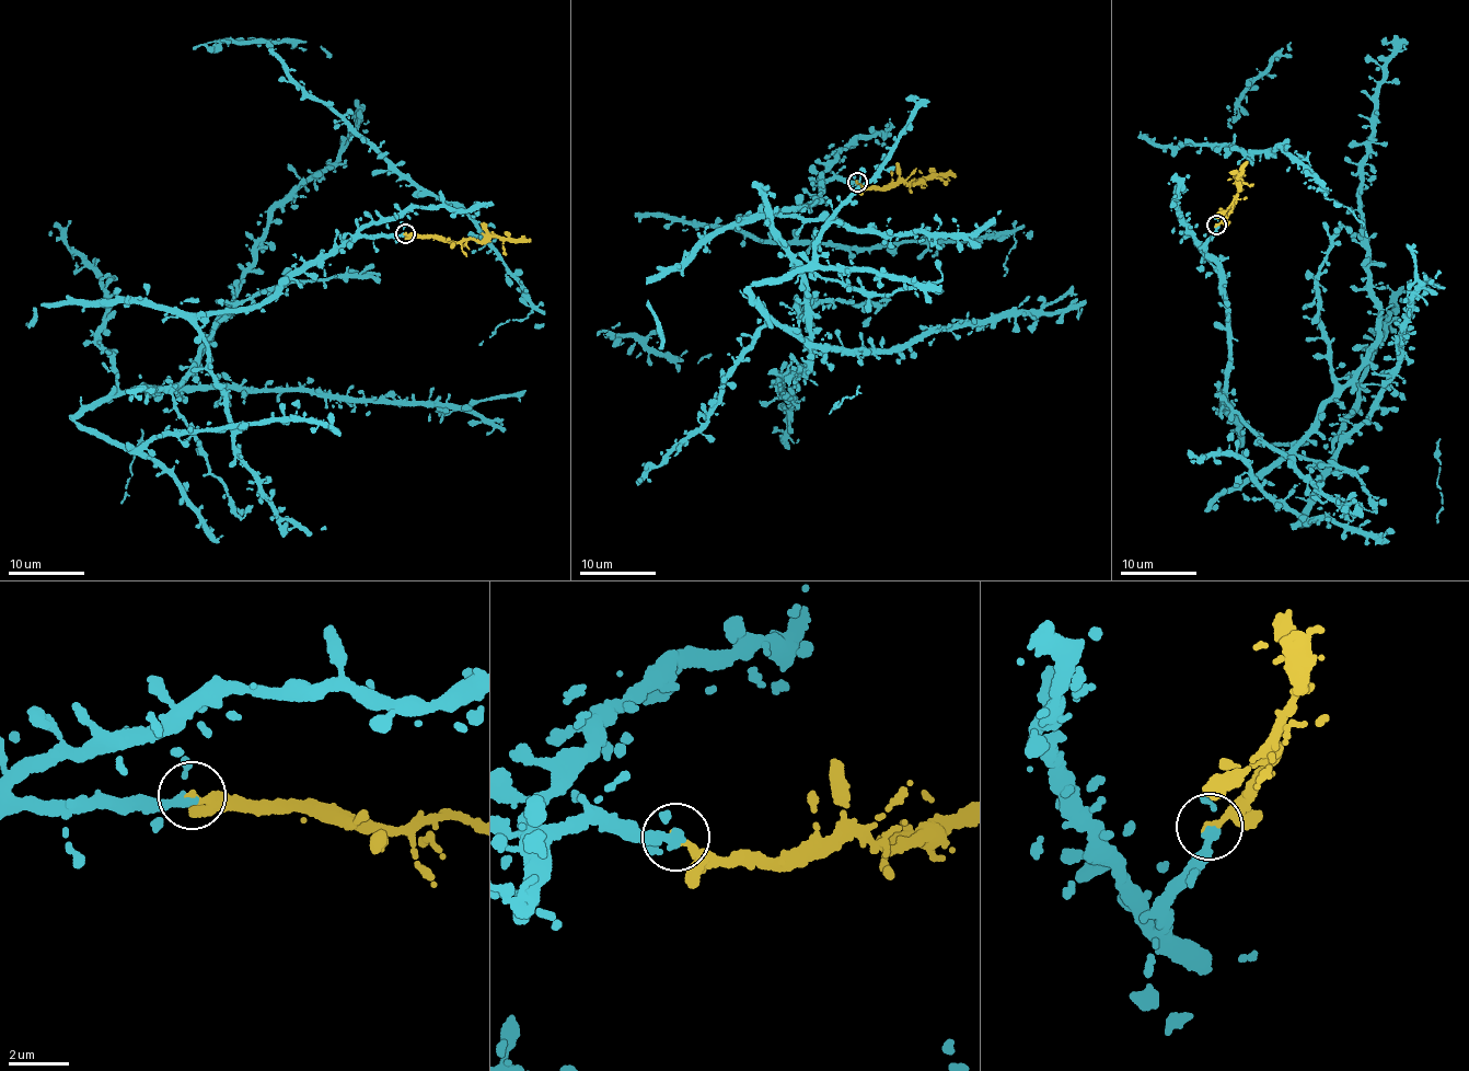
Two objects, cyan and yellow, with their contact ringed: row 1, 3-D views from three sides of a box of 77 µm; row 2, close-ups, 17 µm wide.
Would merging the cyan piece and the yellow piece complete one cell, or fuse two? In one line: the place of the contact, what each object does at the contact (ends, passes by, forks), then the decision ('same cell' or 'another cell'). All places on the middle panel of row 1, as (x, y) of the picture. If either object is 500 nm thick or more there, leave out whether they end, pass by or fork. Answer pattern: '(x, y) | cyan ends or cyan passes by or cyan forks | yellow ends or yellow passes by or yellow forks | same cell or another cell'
(857, 182) | cyan passes by | yellow ends | same cell

